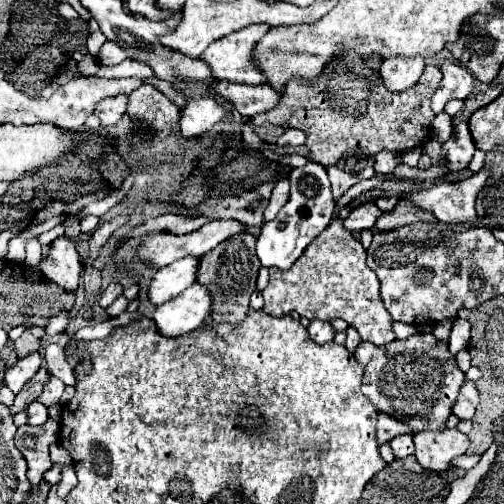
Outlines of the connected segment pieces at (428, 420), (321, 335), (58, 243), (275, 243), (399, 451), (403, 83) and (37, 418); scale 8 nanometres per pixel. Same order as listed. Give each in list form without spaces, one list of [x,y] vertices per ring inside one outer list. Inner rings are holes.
[[[426,332],[414,334],[406,340],[394,340],[388,346],[362,342],[354,356],[366,368],[362,394],[370,398],[378,412],[392,414],[392,418],[408,422],[414,432],[444,428],[446,418],[452,414],[452,402],[464,382],[464,374],[458,370],[446,342],[440,342]]]
[[[312,320],[310,322],[310,326],[308,326],[308,332],[310,332],[310,338],[312,340],[316,340],[318,344],[320,342],[330,342],[330,340],[334,340],[334,328],[330,326],[330,322],[324,322],[324,320]]]
[[[66,236],[56,238],[50,246],[50,256],[40,262],[40,268],[50,282],[58,284],[66,292],[76,292],[80,284],[82,264],[70,238]]]
[[[308,162],[302,168],[294,168],[290,172],[290,186],[292,188],[288,204],[278,212],[272,222],[264,222],[256,240],[256,256],[266,268],[288,270],[300,258],[306,246],[330,224],[334,214],[334,198],[324,166]]]
[[[402,434],[402,436],[396,436],[390,440],[390,446],[394,450],[394,456],[396,458],[404,458],[404,456],[410,456],[412,454],[412,436],[410,434]]]
[[[388,58],[382,62],[380,78],[392,94],[406,92],[412,88],[424,70],[424,58]]]
[[[38,400],[32,402],[28,408],[26,408],[26,414],[28,414],[28,424],[30,426],[40,426],[48,420],[48,412],[46,412],[46,406],[40,404]]]

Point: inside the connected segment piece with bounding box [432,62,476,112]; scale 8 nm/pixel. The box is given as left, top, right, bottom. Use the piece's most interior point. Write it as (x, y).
(457, 84)

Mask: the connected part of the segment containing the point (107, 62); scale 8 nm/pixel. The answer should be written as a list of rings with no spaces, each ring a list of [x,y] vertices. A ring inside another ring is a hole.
[[[106,40],[102,44],[102,48],[98,50],[98,54],[96,54],[96,62],[102,64],[102,66],[116,66],[116,64],[120,64],[126,58],[128,56],[124,54],[124,50],[118,44],[110,42],[110,40]]]

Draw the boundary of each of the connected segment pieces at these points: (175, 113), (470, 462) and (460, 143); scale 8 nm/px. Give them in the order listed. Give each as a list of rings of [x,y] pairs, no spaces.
[[[144,84],[130,94],[128,116],[150,124],[158,138],[166,138],[172,134],[172,126],[178,122],[180,108],[152,84]]]
[[[462,454],[462,456],[456,456],[452,458],[450,462],[450,468],[464,468],[464,470],[472,470],[478,462],[478,456],[468,456],[468,454]]]
[[[458,112],[456,116],[452,116],[452,126],[454,126],[454,134],[448,142],[442,144],[442,160],[446,162],[446,170],[448,172],[458,172],[468,168],[472,156],[474,156],[474,146],[472,146],[472,138],[468,136],[468,112]]]

